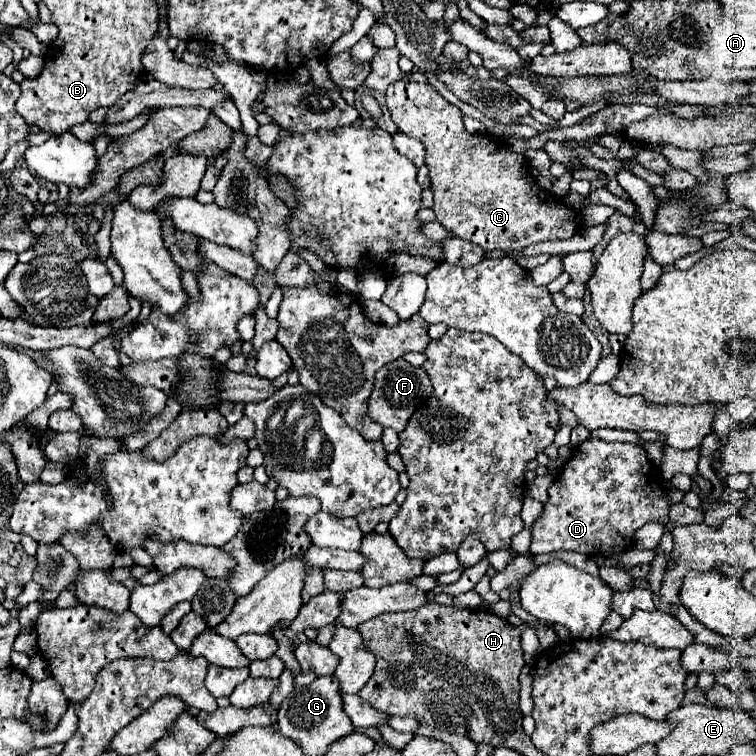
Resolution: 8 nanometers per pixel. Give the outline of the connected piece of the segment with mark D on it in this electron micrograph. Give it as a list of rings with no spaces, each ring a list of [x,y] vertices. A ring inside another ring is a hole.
[[[588,438],[578,448],[574,448],[570,460],[564,462],[558,482],[554,482],[548,488],[550,500],[544,504],[542,514],[532,524],[532,554],[548,554],[556,550],[574,550],[586,556],[606,556],[606,554],[620,554],[626,552],[632,542],[638,528],[642,528],[648,522],[660,522],[668,524],[670,516],[670,498],[664,492],[664,486],[660,484],[660,472],[658,468],[648,460],[644,448],[636,444],[624,444],[624,442],[602,442]]]

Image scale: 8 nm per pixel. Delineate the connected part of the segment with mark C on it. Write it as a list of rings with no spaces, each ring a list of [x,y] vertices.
[[[398,80],[390,84],[386,90],[386,106],[398,130],[424,144],[426,150],[424,162],[430,168],[436,220],[454,236],[474,242],[482,246],[486,252],[492,250],[522,252],[524,248],[538,242],[568,240],[576,234],[576,228],[580,228],[582,218],[580,210],[576,212],[568,208],[564,202],[556,204],[550,192],[542,190],[534,182],[534,178],[530,176],[530,166],[522,154],[508,150],[502,140],[492,140],[488,134],[466,132],[462,124],[462,112],[454,104],[446,102],[430,84]]]

